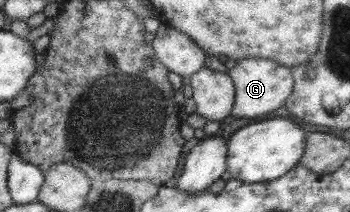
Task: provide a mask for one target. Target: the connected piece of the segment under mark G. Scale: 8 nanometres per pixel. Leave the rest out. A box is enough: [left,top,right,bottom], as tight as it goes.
[228,59,294,118]

